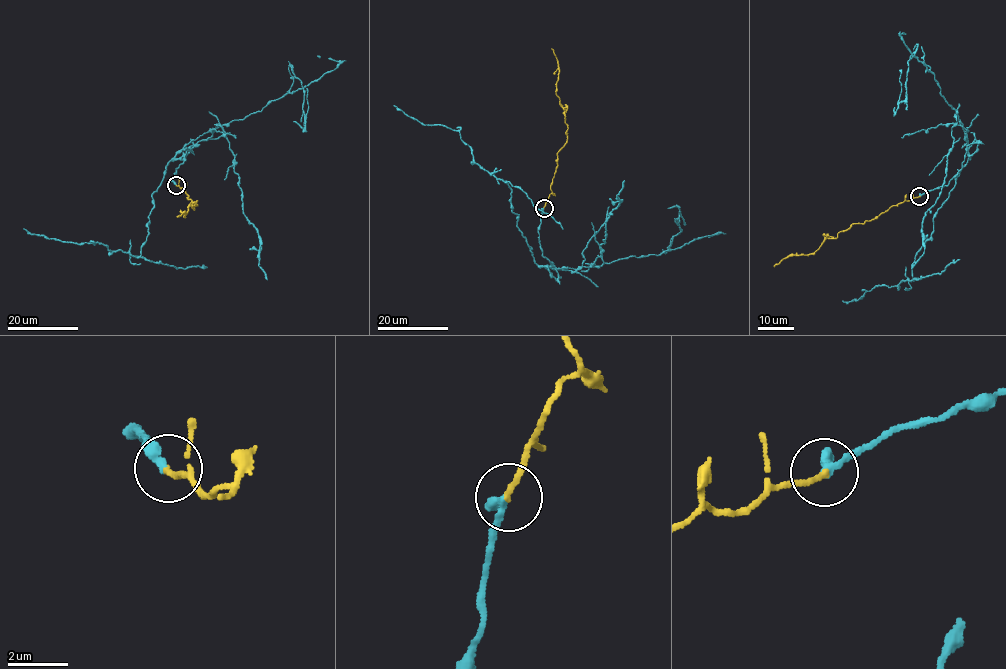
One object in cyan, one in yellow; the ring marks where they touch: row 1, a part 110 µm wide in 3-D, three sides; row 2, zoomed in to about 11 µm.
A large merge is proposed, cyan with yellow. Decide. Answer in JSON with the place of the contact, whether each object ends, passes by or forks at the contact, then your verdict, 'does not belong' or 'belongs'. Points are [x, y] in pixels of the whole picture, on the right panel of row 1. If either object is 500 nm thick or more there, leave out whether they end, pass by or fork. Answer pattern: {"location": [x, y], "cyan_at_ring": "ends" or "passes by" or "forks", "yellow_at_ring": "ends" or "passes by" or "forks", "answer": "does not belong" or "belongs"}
{"location": [919, 196], "cyan_at_ring": "ends", "yellow_at_ring": "ends", "answer": "does not belong"}

